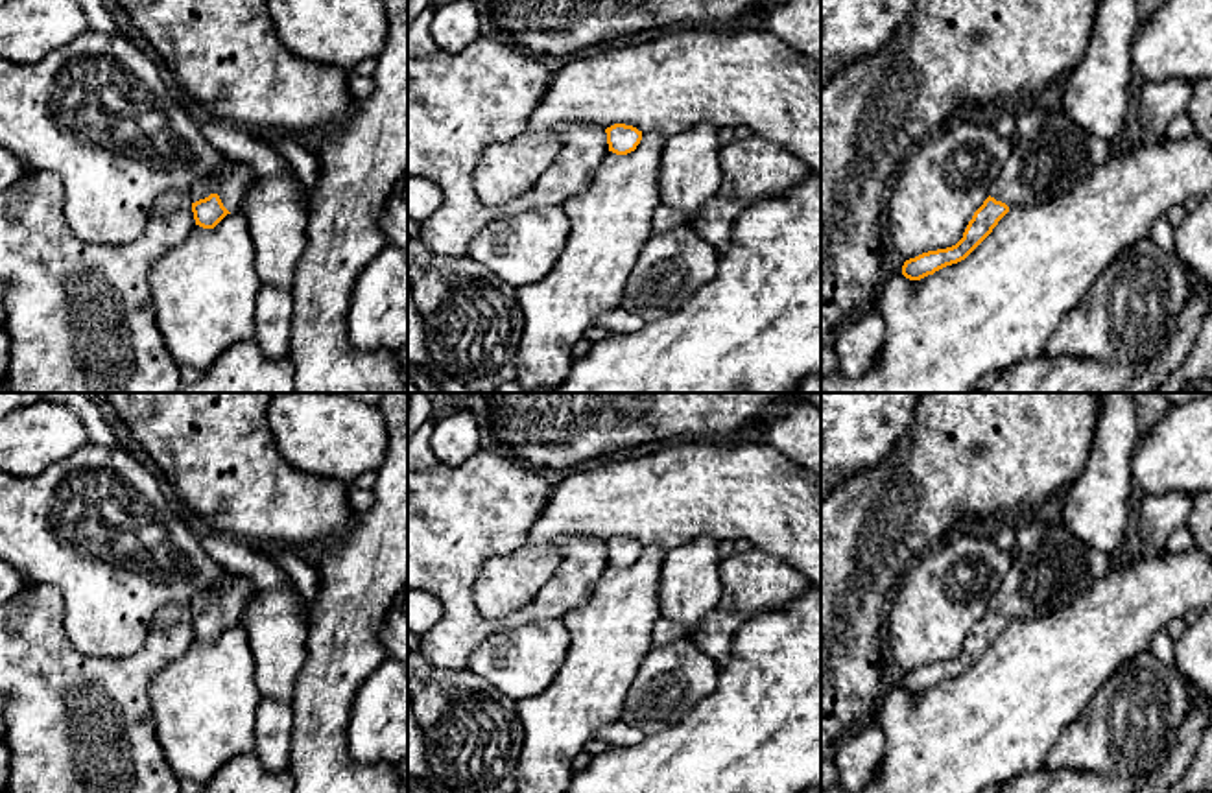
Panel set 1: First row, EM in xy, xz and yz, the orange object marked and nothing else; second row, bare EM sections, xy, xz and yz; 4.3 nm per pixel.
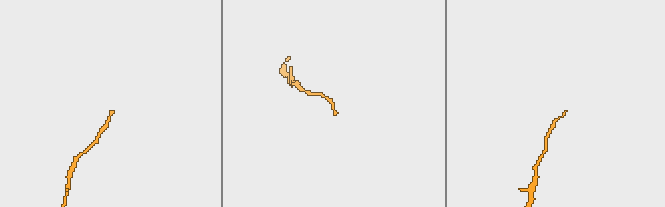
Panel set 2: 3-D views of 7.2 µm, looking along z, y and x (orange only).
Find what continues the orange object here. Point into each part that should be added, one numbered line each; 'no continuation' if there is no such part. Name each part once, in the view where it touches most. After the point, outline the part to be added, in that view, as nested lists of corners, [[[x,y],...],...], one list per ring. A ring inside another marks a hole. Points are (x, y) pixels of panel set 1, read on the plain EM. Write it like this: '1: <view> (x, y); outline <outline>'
1: xy (231, 600); outline [[[238,575],[231,586],[214,586],[201,592],[192,601],[190,612],[196,616],[210,607],[218,607],[229,625],[238,625],[245,612],[245,603],[255,590],[256,586],[249,577]]]

